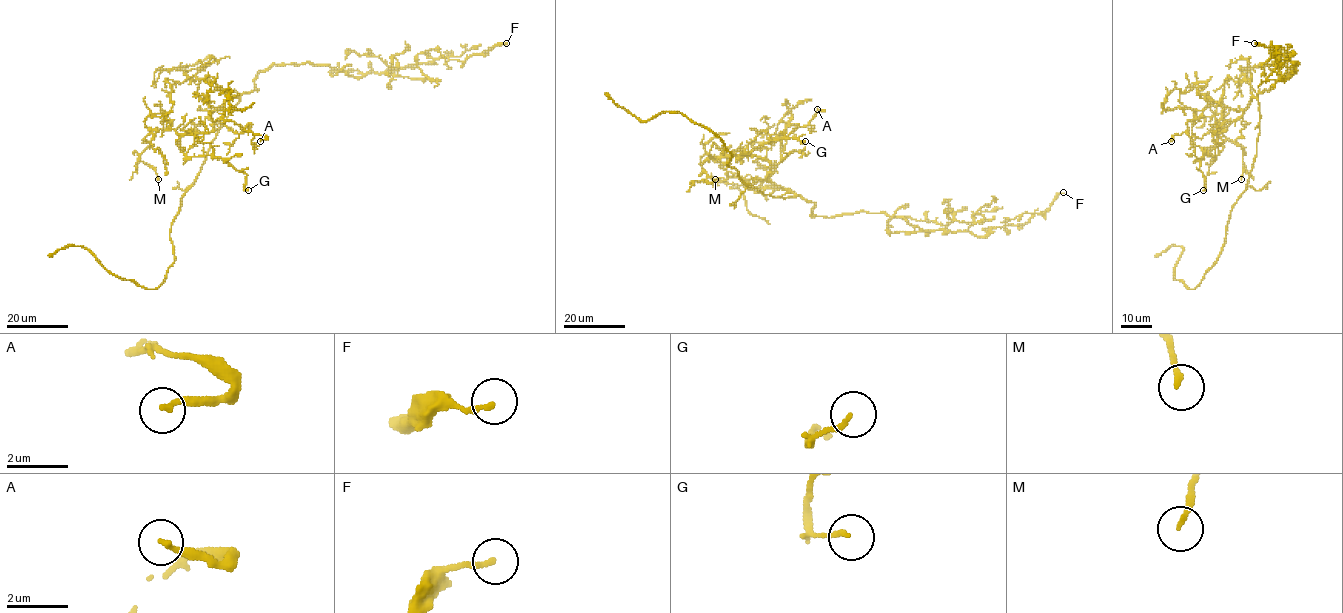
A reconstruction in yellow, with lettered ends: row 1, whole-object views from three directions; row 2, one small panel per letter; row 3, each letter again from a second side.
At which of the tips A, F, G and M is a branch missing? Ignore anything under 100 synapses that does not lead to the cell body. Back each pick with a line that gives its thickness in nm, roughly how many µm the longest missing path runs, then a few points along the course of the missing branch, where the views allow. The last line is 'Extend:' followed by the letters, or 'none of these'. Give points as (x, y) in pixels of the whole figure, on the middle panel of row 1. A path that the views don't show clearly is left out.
Extend: none of these

